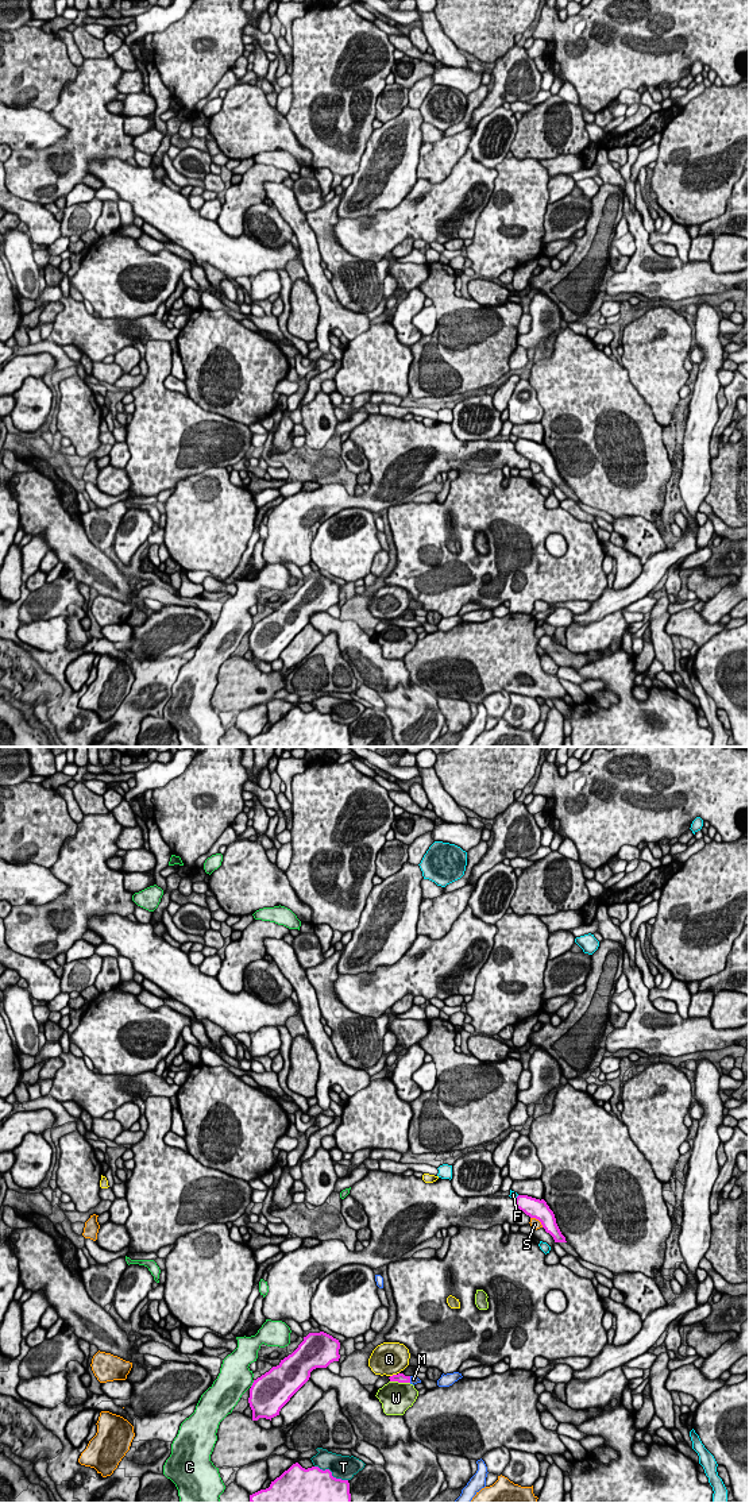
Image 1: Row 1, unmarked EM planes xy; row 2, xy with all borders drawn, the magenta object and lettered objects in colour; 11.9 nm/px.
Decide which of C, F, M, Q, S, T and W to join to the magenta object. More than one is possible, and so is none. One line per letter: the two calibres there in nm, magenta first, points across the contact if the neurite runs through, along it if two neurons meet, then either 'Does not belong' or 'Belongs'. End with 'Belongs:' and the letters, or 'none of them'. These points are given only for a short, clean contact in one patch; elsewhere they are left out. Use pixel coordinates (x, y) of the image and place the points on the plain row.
C: Thickness 460 nm (magenta) against 400 nm. Does not belong
F: Thickness 240 nm (magenta) against 70 nm. Does not belong
M: Thickness 120 nm (magenta) against 100 nm. Belongs
Q: Thickness 120 nm (magenta) against 400 nm. Does not belong
S: Thickness 240 nm (magenta) against 120 nm. Does not belong
T: Thickness 500 nm (magenta) against 280 nm. Does not belong
W: Thickness 120 nm (magenta) against 380 nm. Does not belong
Belongs: M

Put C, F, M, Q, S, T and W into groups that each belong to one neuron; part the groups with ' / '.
C / F / M / Q / S / T / W

